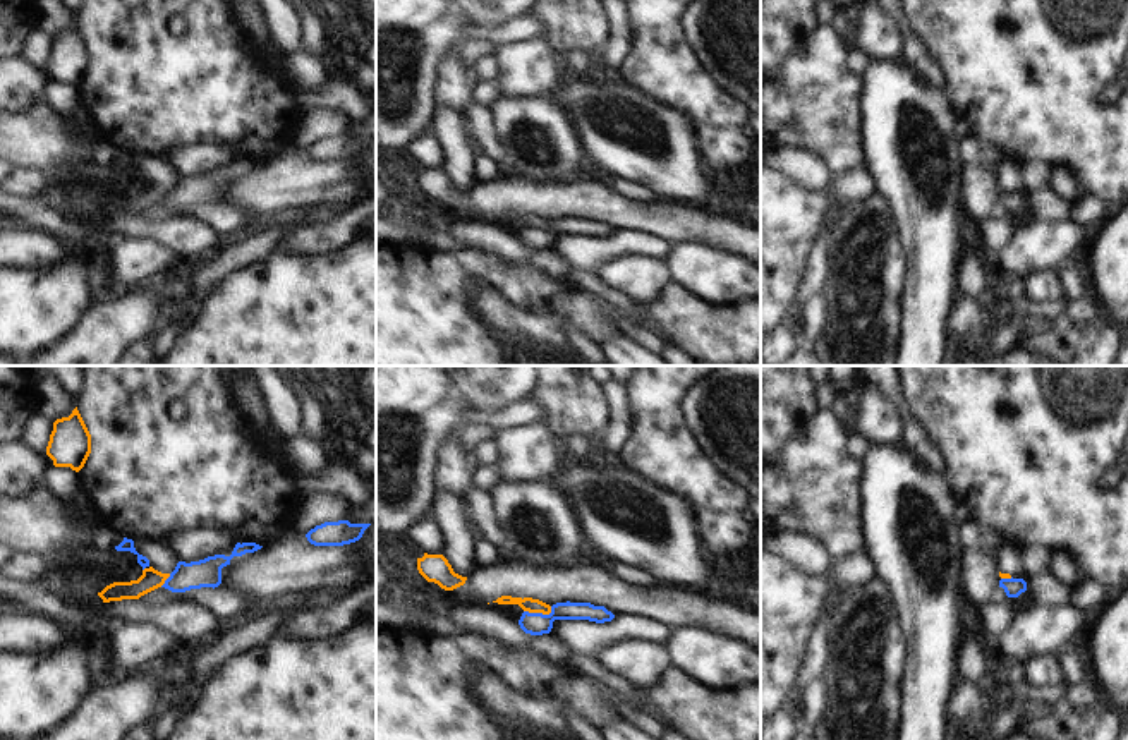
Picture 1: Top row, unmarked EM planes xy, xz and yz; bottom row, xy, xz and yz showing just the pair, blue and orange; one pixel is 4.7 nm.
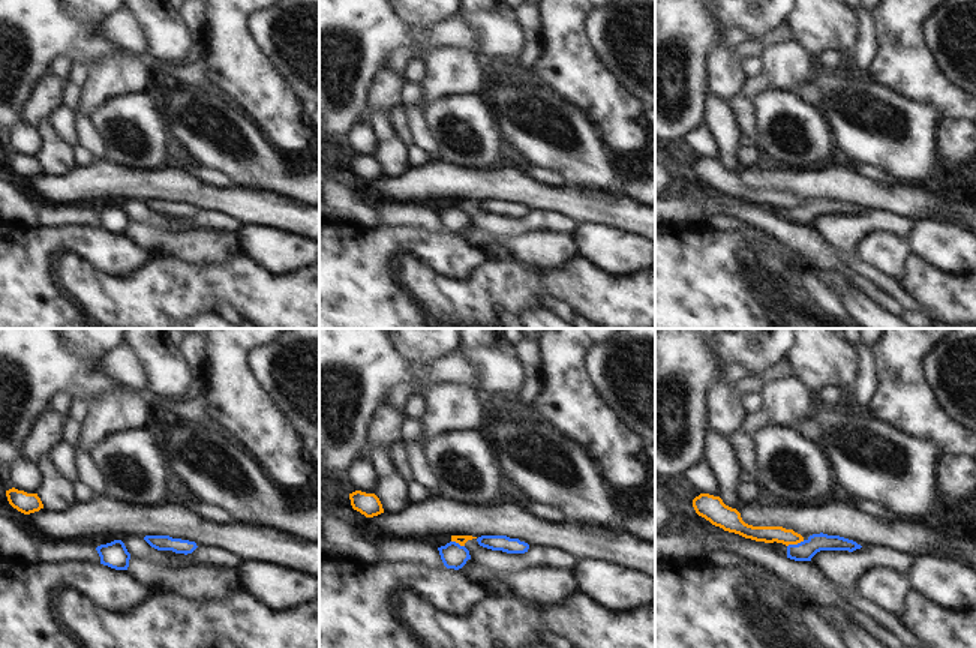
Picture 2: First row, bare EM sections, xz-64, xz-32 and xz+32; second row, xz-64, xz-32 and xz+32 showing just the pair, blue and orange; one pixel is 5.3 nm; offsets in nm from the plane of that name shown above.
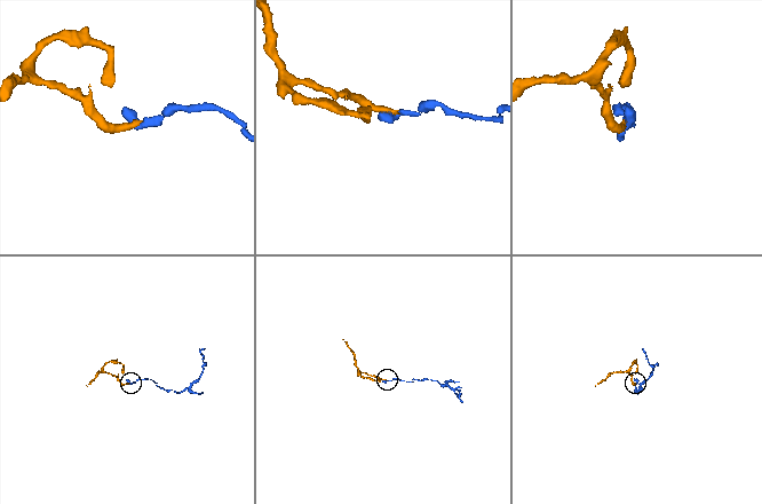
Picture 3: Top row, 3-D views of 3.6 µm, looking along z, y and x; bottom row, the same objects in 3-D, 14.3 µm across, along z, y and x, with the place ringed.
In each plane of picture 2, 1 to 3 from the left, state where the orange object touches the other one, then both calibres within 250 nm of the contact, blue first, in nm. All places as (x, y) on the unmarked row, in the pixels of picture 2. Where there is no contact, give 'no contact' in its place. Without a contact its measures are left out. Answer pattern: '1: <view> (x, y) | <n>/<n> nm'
1: no contact
2: xz-32 (458, 207) | 140/50 nm
3: xz+32 (795, 209) | 110/90 nm

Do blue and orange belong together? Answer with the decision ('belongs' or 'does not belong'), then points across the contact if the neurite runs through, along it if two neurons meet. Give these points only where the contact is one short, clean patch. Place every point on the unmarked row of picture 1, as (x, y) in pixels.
does not belong | along xz (551, 222), (548, 229), (529, 229), (524, 225)

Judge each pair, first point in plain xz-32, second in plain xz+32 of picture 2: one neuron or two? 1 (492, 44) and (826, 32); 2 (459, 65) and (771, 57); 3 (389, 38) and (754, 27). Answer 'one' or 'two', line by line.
1: one
2: one
3: two

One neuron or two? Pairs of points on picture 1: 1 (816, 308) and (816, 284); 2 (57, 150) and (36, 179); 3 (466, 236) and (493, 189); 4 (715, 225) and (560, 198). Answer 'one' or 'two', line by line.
1: two
2: two
3: two
4: one

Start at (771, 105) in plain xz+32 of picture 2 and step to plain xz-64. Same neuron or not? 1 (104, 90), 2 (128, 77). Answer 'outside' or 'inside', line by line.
1: outside
2: outside

